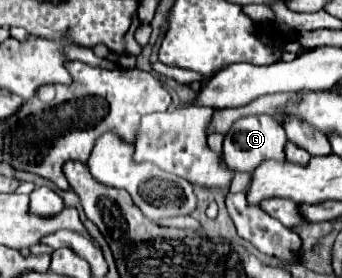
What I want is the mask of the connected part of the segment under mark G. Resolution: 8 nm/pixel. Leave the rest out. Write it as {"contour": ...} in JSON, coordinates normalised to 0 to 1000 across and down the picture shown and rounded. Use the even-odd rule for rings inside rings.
{"contour":[[[763,410],[763,417],[722,417],[693,432],[675,468],[658,482],[658,511],[652,511],[652,561],[658,583],[675,612],[687,619],[740,619],[769,576],[833,576],[827,554],[827,525],[833,525],[839,496],[833,496],[833,468],[827,453],[816,453],[816,439],[798,417]]]}

